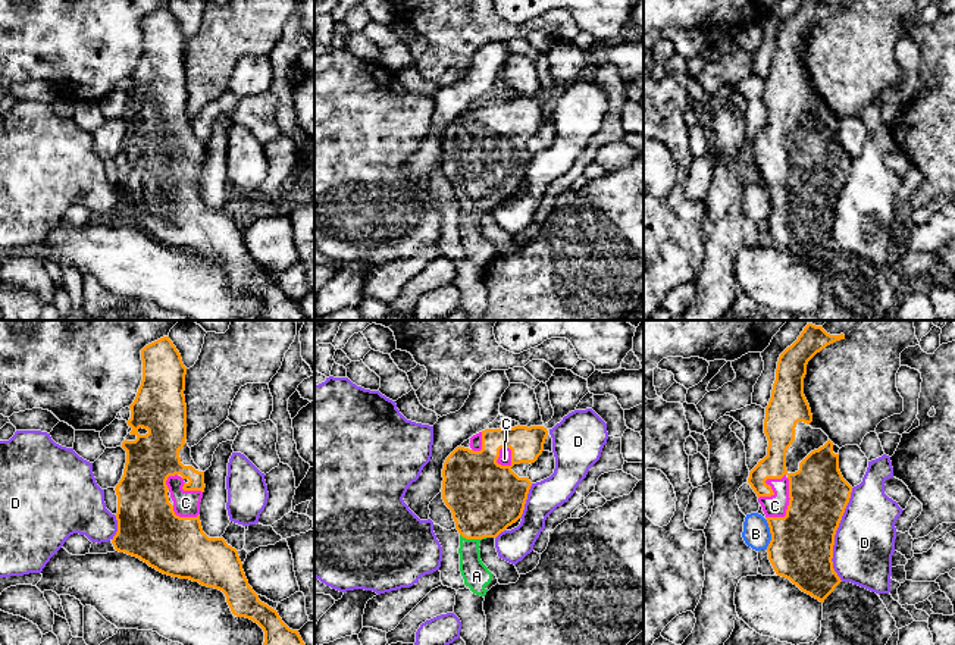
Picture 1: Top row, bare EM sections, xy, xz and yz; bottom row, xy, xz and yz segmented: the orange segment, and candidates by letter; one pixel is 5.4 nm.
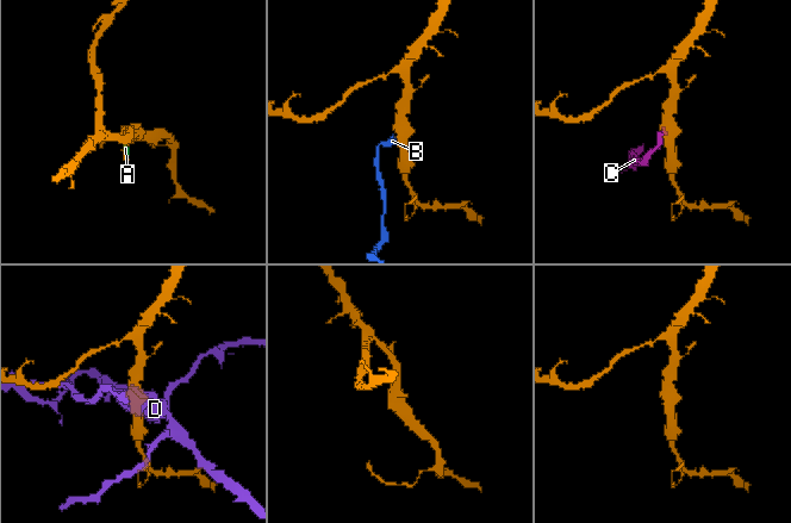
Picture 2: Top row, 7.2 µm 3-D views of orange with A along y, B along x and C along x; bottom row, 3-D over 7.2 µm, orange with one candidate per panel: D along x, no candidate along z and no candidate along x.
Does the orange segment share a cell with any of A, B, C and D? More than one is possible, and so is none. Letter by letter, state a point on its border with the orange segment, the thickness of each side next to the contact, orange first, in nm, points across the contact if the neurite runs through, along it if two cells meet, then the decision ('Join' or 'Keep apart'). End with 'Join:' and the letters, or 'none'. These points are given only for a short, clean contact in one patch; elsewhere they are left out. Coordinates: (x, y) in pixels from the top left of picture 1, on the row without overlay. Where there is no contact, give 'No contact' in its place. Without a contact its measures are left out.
A: Touches orange at xz (473, 209). Thickness 400 nm (orange) against 150 nm. Path across: xz (485, 169), (473, 194), (473, 209), (472, 240), (476, 247). Join
B: Touches orange at yz (770, 203). Thickness 340 nm (orange) against 150 nm. Keep apart
C: Touches orange at yz (788, 177). Thickness 340 nm (orange) against 120 nm. Join
D: Touches orange at yz (835, 204). Thickness 340 nm (orange) against 340 nm. Keep apart
Join: A, C

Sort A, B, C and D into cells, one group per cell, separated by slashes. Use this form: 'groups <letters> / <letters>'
groups A C / B / D

